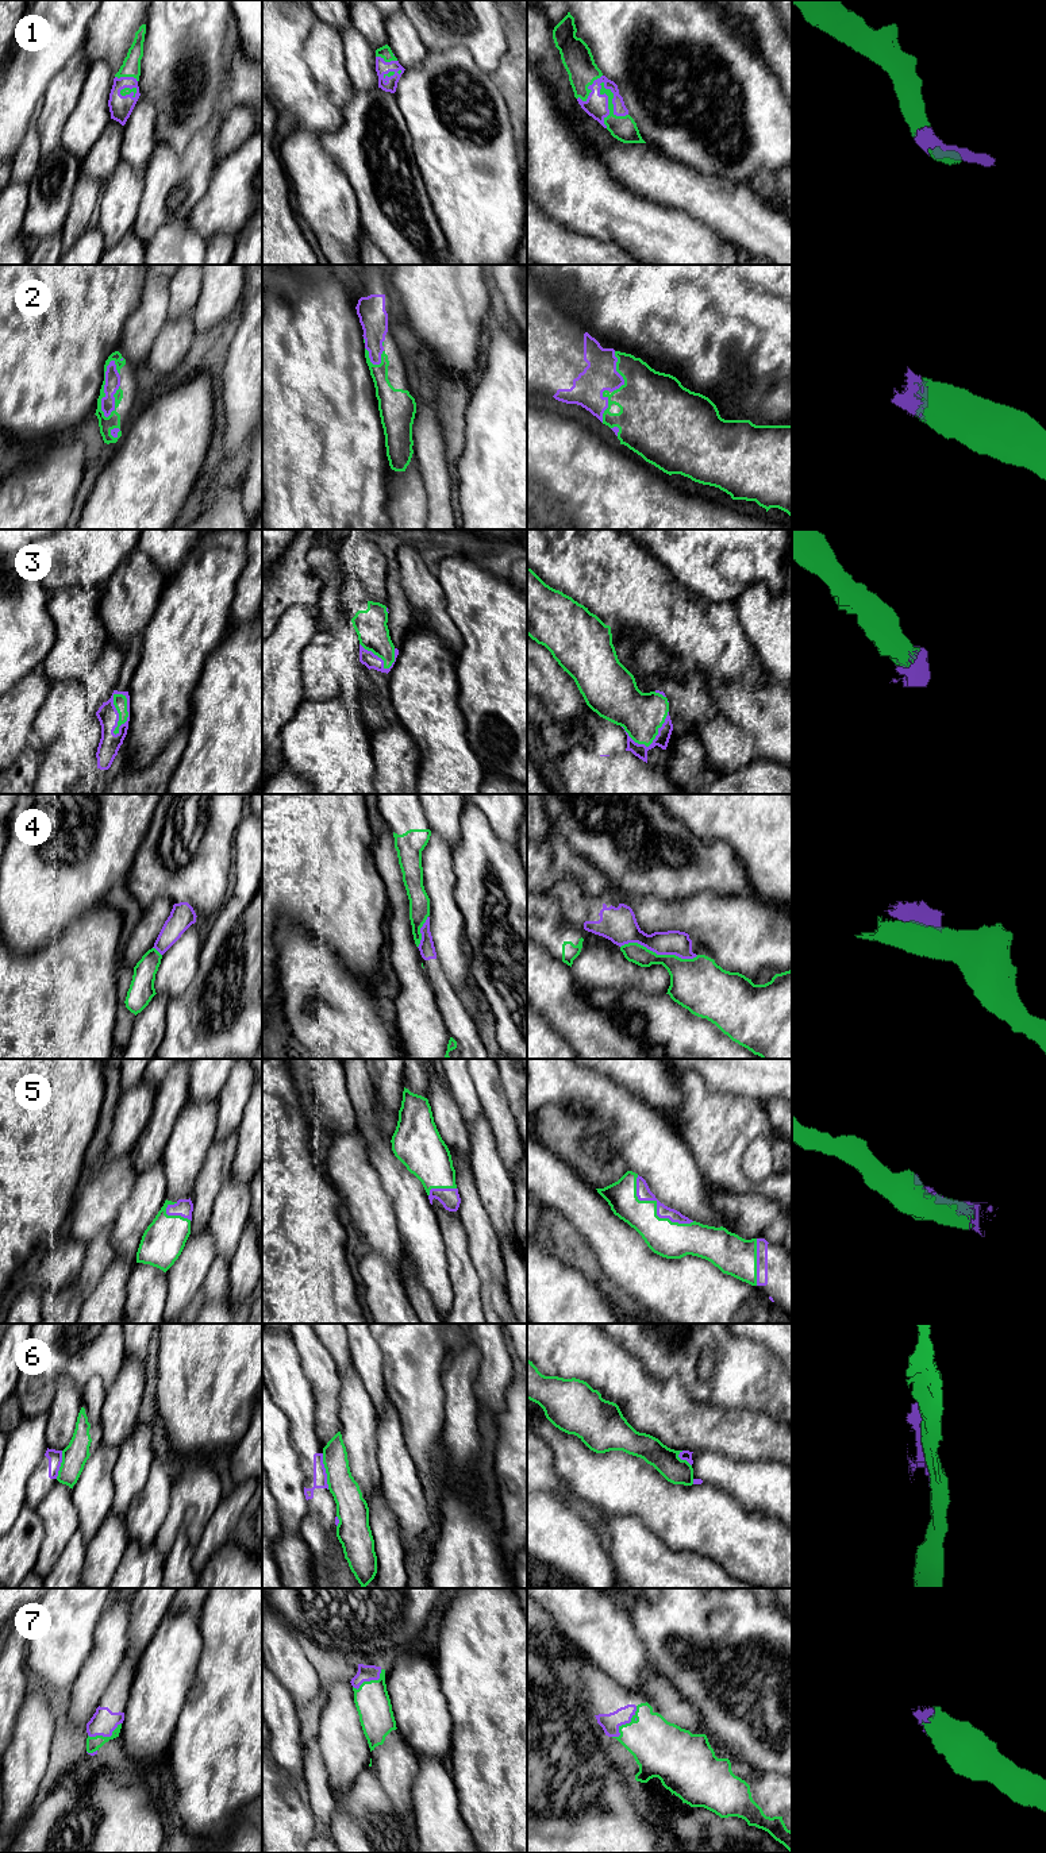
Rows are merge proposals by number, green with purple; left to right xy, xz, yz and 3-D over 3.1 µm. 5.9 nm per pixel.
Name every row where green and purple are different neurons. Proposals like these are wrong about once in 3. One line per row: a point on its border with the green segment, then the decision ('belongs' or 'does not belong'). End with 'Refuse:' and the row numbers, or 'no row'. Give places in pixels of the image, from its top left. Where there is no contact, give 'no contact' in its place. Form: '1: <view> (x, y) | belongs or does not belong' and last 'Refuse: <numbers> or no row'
1: yz (608, 103) | belongs
2: xy (103, 388) | belongs
3: xy (127, 715) | belongs
4: yz (660, 955) | does not belong
5: yz (656, 1206) | belongs
6: xz (326, 1471) | does not belong
7: yz (626, 1724) | belongs
Refuse: 4, 6

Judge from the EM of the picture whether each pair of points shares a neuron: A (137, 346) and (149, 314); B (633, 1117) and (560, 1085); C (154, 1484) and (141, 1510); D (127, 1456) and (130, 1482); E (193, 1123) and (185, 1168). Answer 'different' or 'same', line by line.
A: same
B: same
C: same
D: same
E: same

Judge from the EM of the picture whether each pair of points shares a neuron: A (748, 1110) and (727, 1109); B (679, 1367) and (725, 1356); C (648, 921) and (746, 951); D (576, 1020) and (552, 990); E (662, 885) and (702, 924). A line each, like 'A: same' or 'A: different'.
A: same
B: same
C: same
D: same
E: different

